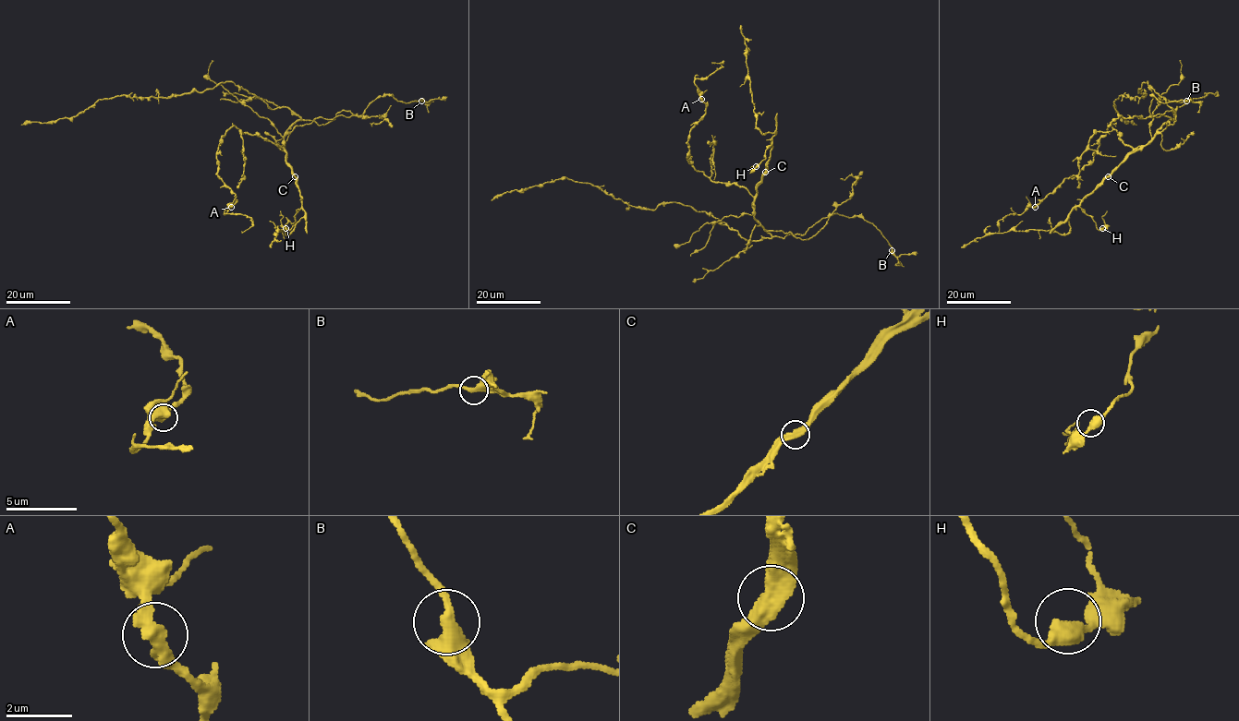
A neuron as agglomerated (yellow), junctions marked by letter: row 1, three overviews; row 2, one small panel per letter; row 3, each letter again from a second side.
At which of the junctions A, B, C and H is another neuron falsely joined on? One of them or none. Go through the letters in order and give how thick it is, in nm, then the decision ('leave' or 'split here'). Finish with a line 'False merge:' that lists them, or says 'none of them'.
A: 360 nm thick; leave
B: 440 nm thick; leave
C: 420 nm thick; split here
H: 400 nm thick; leave
False merge: C

